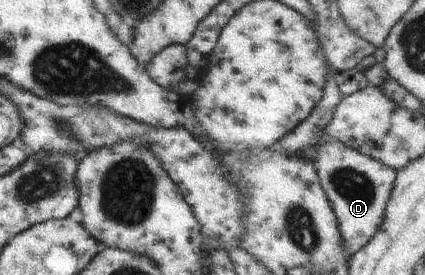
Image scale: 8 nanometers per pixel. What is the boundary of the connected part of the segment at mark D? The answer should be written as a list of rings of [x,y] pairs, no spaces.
[[[320,140],[317,145],[315,151],[312,151],[310,160],[317,171],[320,185],[333,207],[339,223],[341,241],[351,259],[372,239],[382,225],[396,172],[342,142]]]

